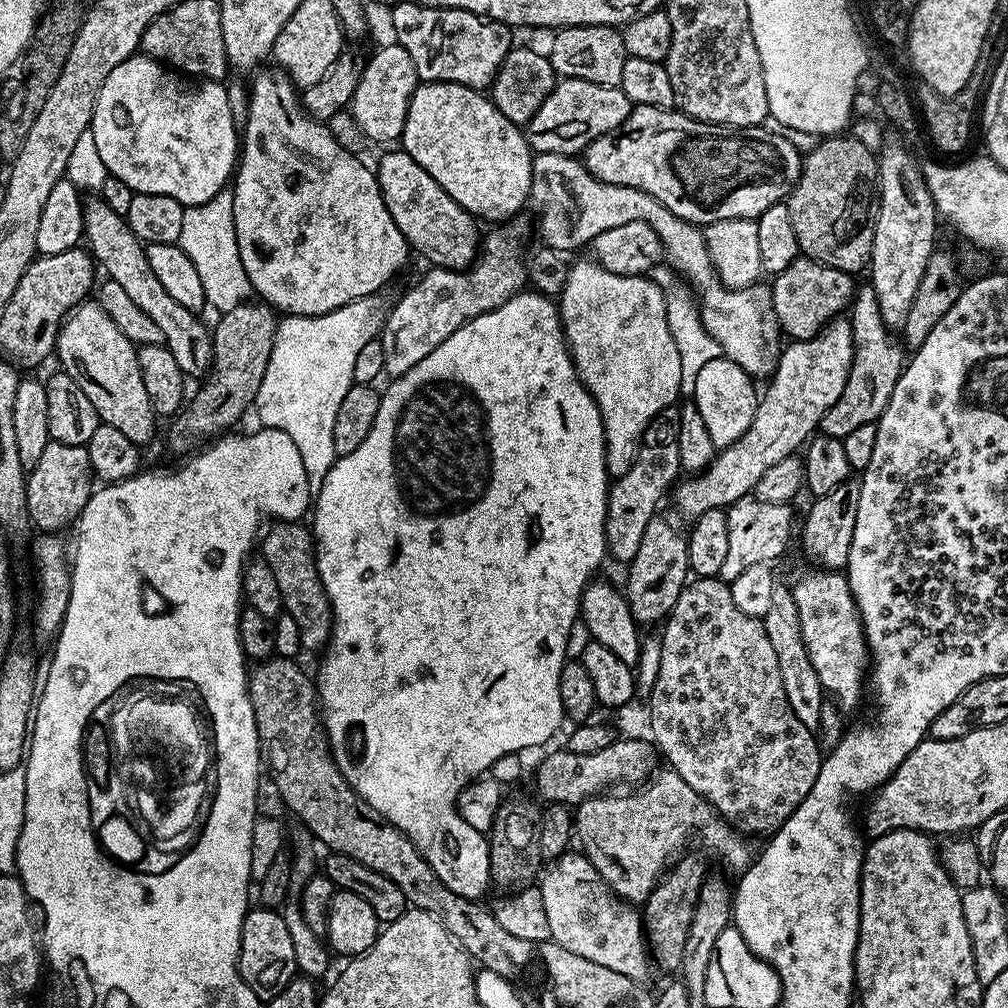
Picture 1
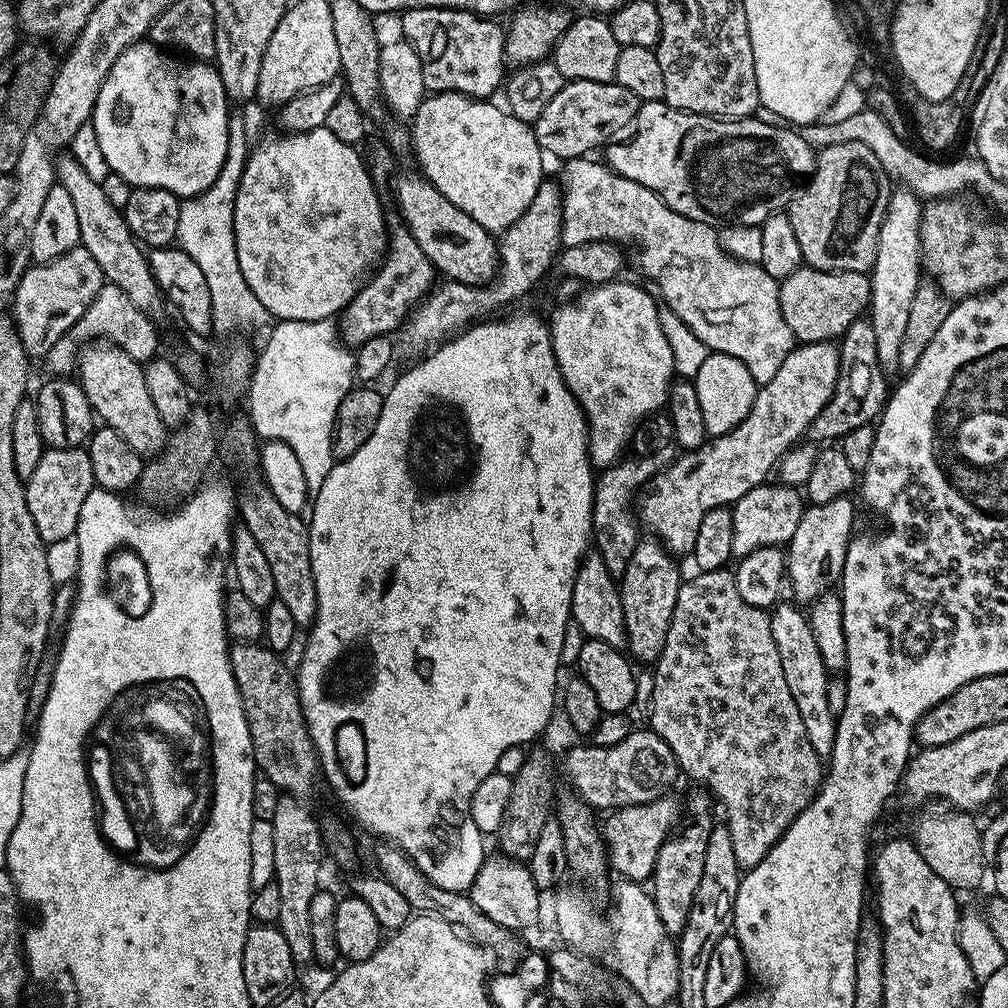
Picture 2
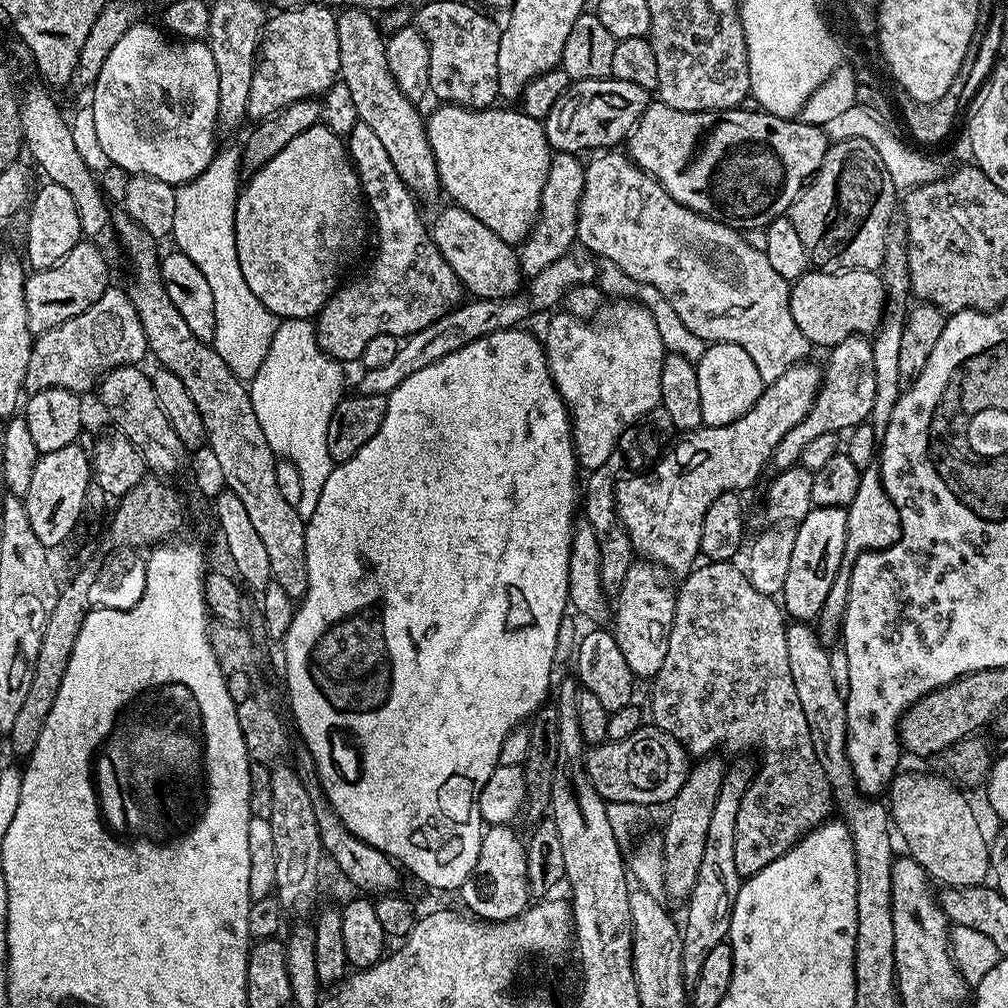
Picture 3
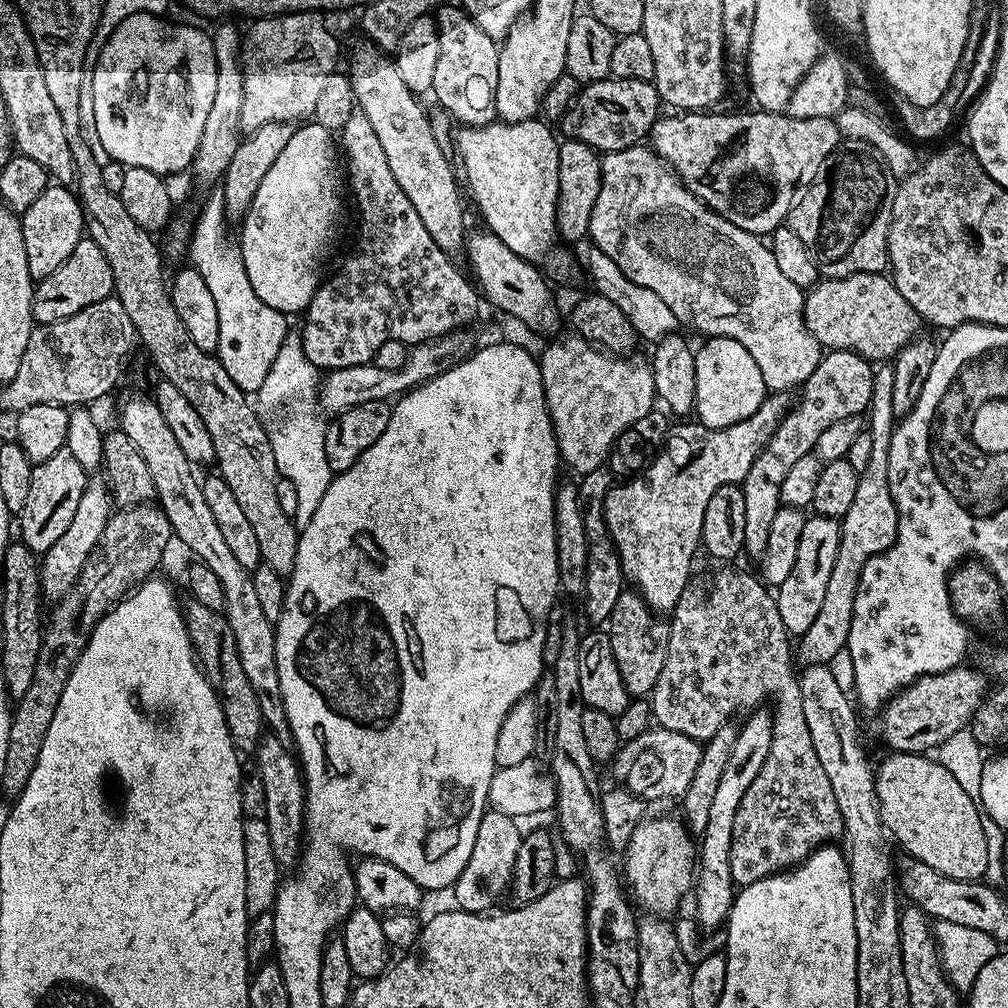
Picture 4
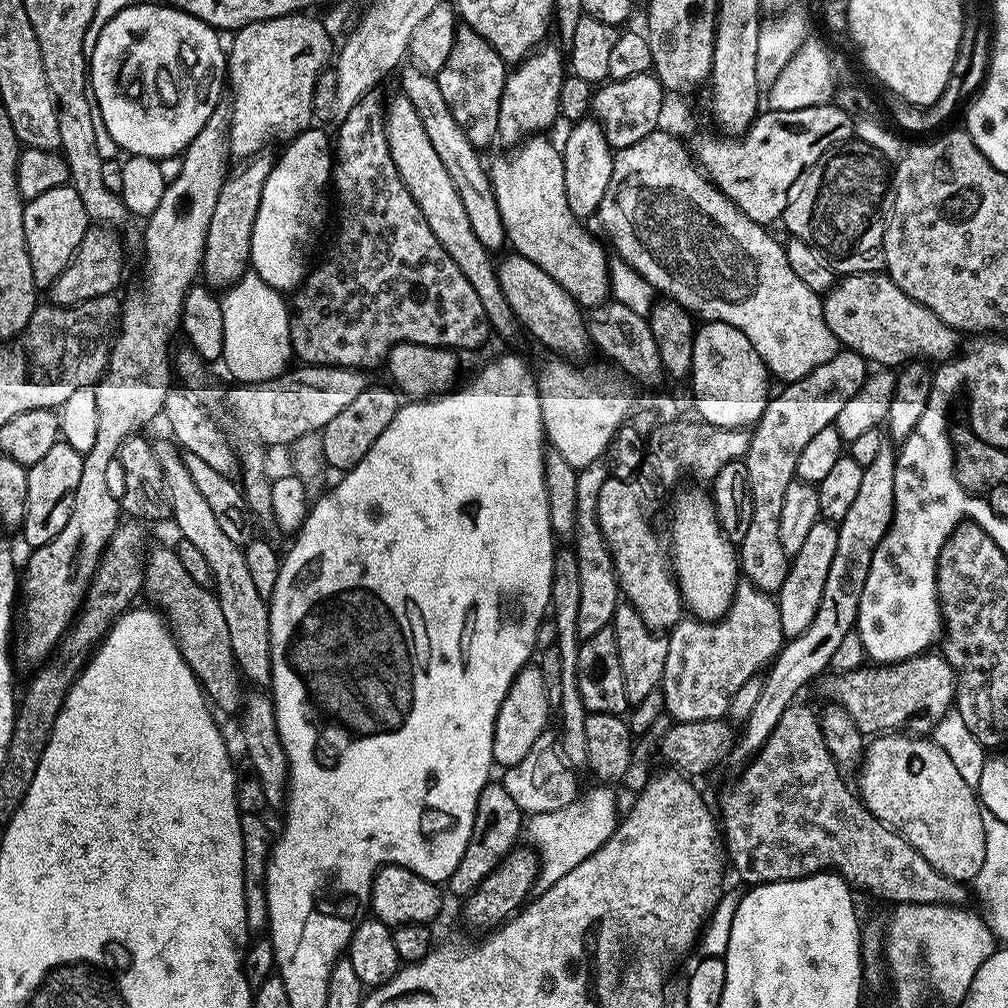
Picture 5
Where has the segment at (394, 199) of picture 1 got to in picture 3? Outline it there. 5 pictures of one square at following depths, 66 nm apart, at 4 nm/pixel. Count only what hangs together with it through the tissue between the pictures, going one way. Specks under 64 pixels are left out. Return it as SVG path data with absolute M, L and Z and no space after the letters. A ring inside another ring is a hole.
M447 207L430 220L430 231L442 258L446 258L461 285L481 300L506 300L521 291L522 273L517 249L498 238L490 226L482 226L482 222L465 208Z

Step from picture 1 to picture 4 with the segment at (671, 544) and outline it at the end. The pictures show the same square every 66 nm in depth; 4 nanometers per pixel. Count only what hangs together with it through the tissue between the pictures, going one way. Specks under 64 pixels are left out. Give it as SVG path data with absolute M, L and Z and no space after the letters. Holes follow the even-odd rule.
M625 590L614 606L614 614L610 614L606 625L610 638L610 646L614 646L614 658L618 662L618 672L622 674L622 682L626 686L629 697L647 697L658 682L658 674L662 674L662 665L666 663L666 650L670 642L670 624L663 615L653 612L651 606L635 590Z

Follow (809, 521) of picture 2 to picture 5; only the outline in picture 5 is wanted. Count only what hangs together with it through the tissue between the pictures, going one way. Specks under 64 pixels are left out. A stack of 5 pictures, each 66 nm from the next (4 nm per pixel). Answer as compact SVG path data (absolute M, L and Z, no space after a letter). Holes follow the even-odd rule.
M821 518L814 526L810 526L804 545L799 548L796 556L791 557L786 582L782 582L775 597L785 637L802 634L802 630L814 622L814 614L818 614L818 602L822 602L822 590L826 586L826 574L830 574L830 562L834 562L834 550L838 550L838 527Z

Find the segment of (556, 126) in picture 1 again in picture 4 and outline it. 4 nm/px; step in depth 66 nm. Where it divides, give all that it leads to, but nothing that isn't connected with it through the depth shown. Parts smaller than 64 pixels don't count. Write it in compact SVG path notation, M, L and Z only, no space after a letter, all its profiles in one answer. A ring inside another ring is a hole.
M609 78L607 80L595 80L593 84L585 84L581 87L575 104L572 105L567 116L562 121L562 127L568 131L567 135L574 140L596 149L597 153L617 152L634 147L641 143L651 133L652 126L661 115L662 101L655 83L650 80L618 80Z

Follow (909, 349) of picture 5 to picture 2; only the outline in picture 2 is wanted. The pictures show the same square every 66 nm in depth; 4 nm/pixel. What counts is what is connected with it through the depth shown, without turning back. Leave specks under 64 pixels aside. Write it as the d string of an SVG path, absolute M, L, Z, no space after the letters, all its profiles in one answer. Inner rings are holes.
M801 266L794 274L780 281L782 318L786 318L786 326L790 326L797 341L806 344L823 340L832 342L843 337L844 331L869 311L868 296L870 293L872 293L872 281L863 272L823 272L817 268Z

